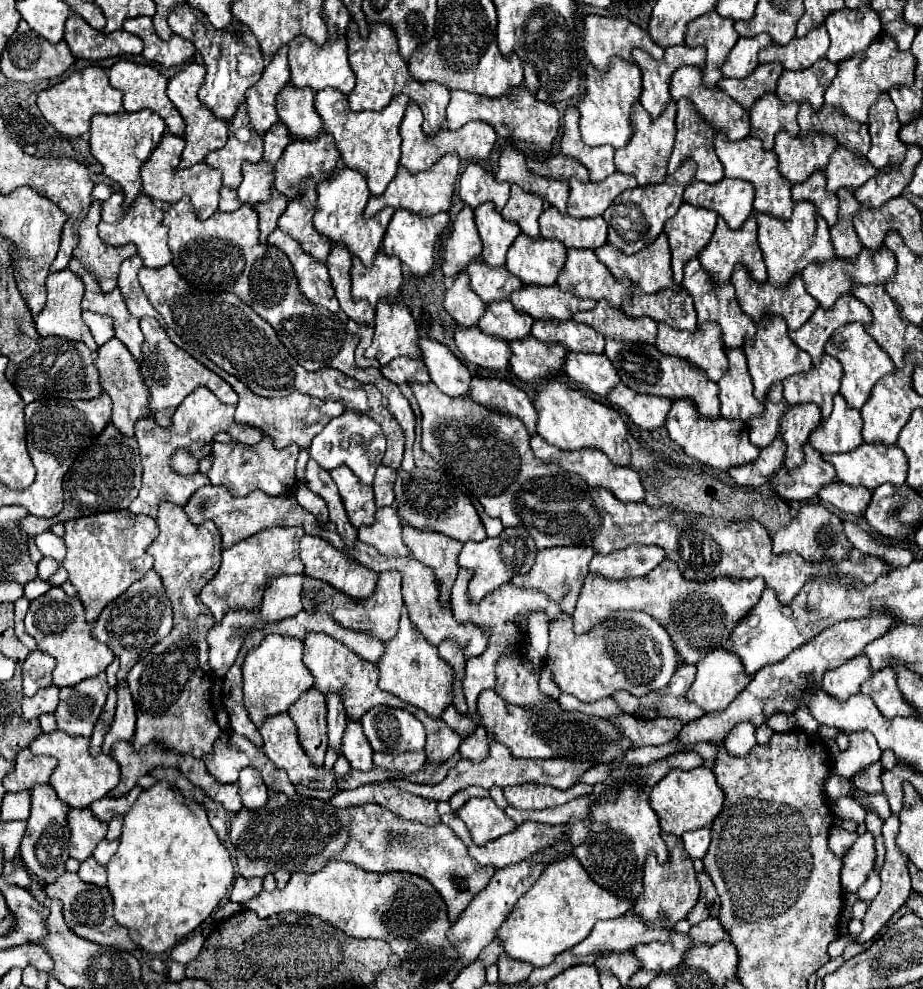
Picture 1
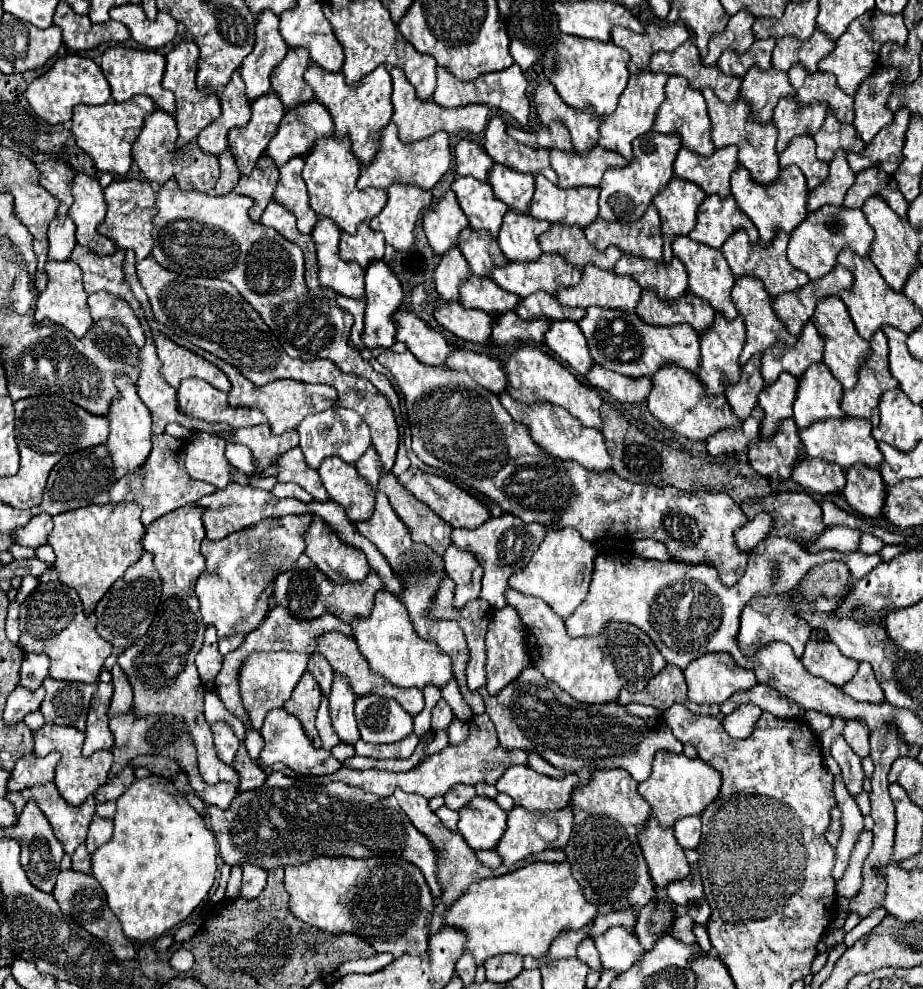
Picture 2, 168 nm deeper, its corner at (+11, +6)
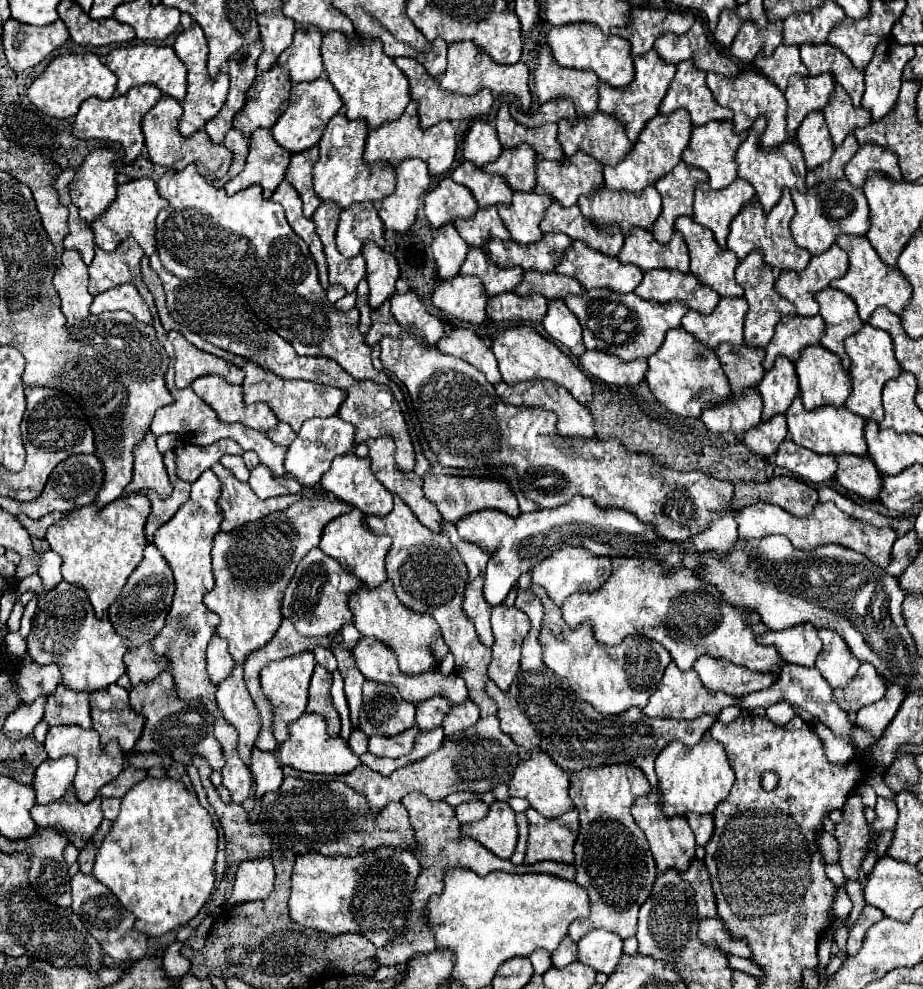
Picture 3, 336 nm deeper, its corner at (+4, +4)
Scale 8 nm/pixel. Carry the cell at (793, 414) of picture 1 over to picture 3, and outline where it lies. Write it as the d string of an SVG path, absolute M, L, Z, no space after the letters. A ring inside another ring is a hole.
M777 356L773 368L767 370L757 384L757 390L763 398L763 420L769 420L775 414L785 414L799 392L793 362L785 356Z

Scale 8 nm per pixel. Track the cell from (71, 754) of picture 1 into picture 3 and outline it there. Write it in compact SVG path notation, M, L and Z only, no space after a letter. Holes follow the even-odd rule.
M53 726L47 732L45 750L47 750L51 760L61 758L63 754L71 754L71 756L77 758L79 768L77 768L77 774L75 774L75 780L73 780L73 788L75 788L77 798L85 804L91 802L97 796L97 792L103 784L111 782L123 770L123 750L119 748L119 744L113 740L105 748L101 748L99 734L93 728L85 730L81 726Z

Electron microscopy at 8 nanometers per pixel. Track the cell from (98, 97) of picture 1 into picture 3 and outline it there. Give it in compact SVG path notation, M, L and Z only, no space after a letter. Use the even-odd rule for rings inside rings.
M93 52L63 54L55 56L51 64L45 68L45 72L33 80L33 84L27 90L27 98L35 106L39 106L39 110L51 114L53 118L71 118L77 114L79 104L89 96L109 100L115 94L115 84L115 74L105 64L101 64L101 60Z

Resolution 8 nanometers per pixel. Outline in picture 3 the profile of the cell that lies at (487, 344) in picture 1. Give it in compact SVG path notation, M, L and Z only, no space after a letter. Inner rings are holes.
M455 276L451 280L441 280L431 296L433 304L453 318L481 324L485 322L487 292L475 276Z

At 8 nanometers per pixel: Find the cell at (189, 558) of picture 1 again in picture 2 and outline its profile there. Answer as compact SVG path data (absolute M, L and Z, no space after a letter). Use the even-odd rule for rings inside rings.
M188 504L170 514L154 520L144 534L144 550L154 554L154 566L162 578L162 600L156 614L156 620L148 628L144 640L138 640L126 652L118 656L118 666L128 676L134 690L134 706L132 712L136 716L150 714L172 714L180 716L186 724L188 736L196 746L196 758L202 778L208 784L232 782L238 784L236 770L226 766L216 758L212 746L212 730L204 718L202 698L206 688L200 688L200 676L194 664L194 656L202 648L202 636L206 626L202 624L198 598L194 594L194 586L198 576L206 568L206 558L200 552L200 544L206 538L202 526L202 508Z

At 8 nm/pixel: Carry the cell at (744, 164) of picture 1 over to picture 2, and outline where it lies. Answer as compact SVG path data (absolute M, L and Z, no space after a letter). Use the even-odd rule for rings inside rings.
M712 90L702 92L708 102L708 116L712 122L712 144L716 148L736 146L738 148L738 162L750 172L750 178L756 184L770 186L780 176L778 156L776 156L776 128L772 122L768 124L752 124L748 120L748 108L744 108L744 100L736 100L736 104L720 104Z

